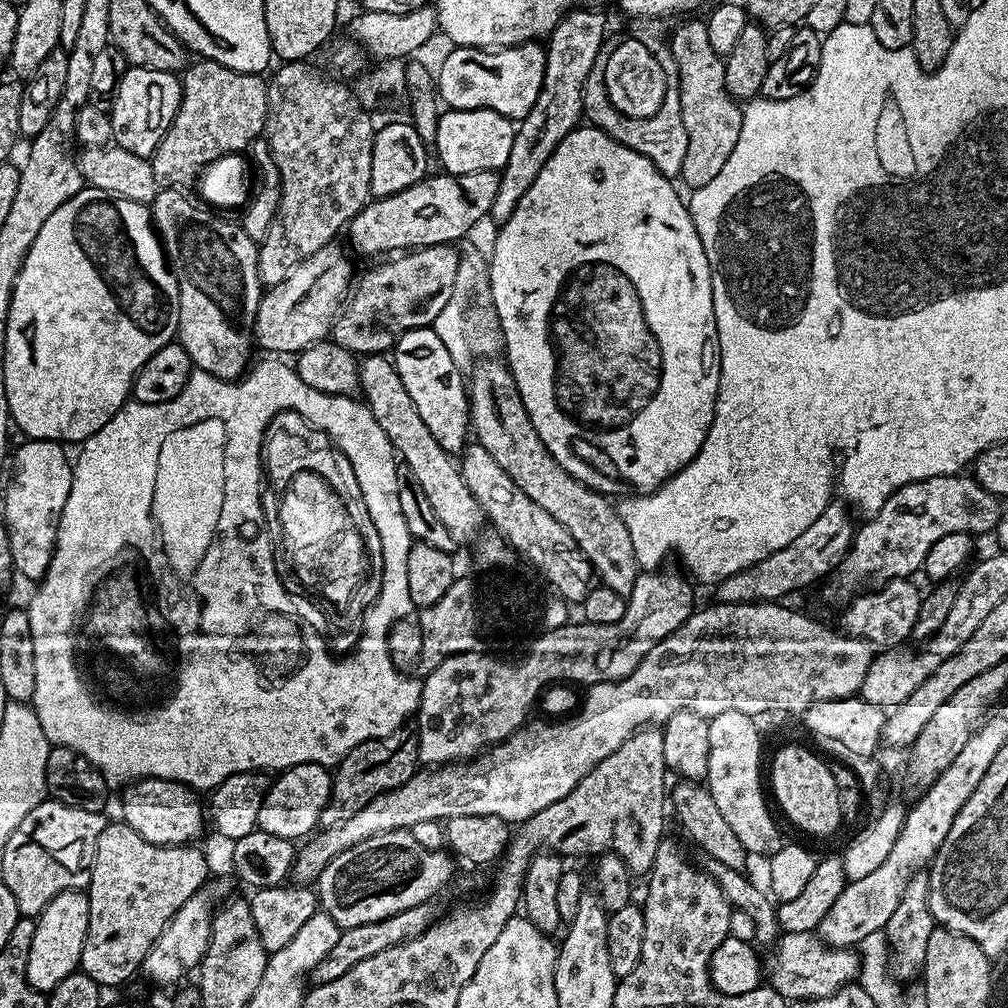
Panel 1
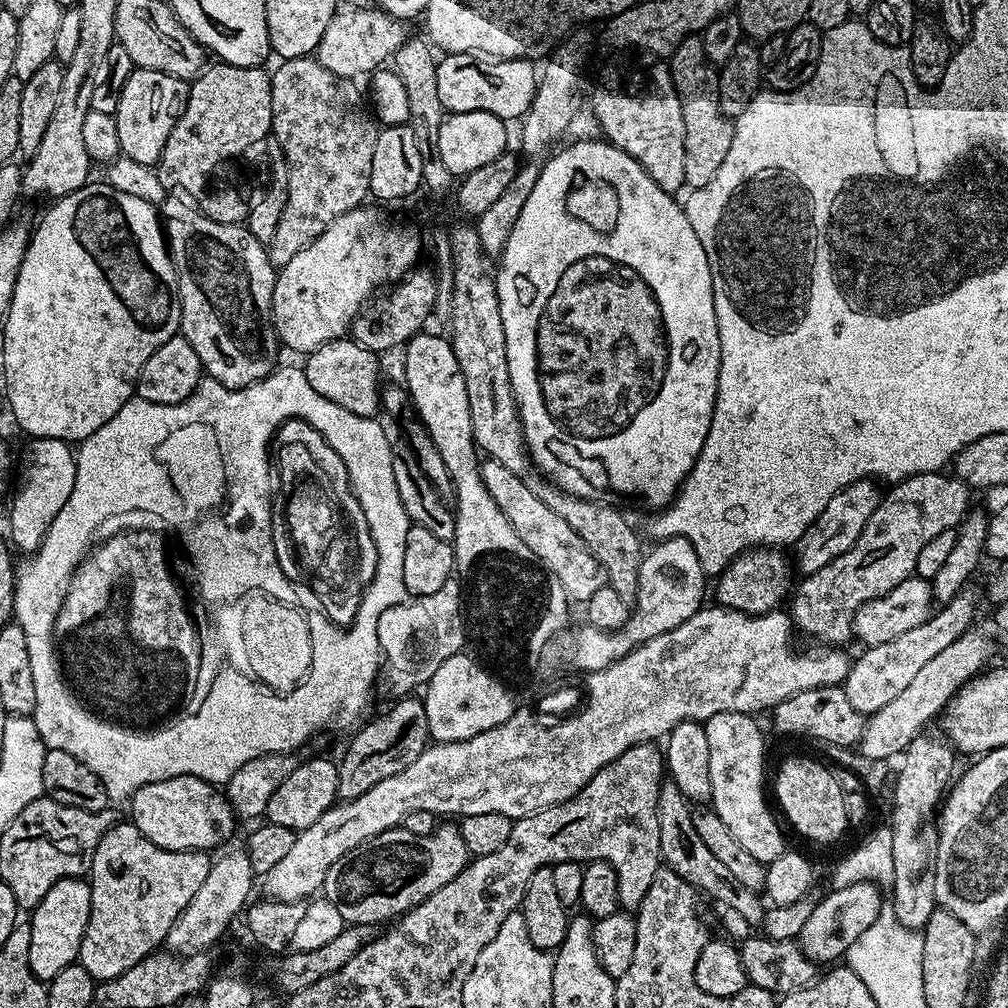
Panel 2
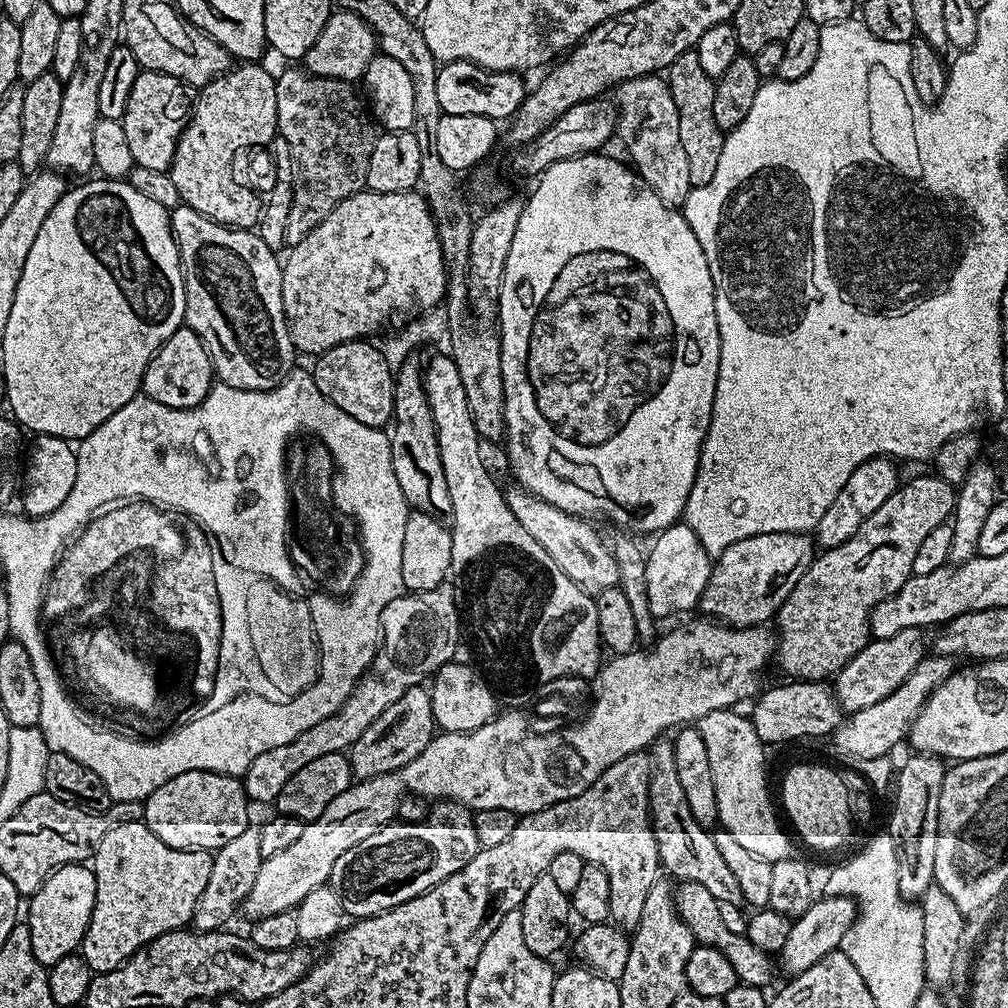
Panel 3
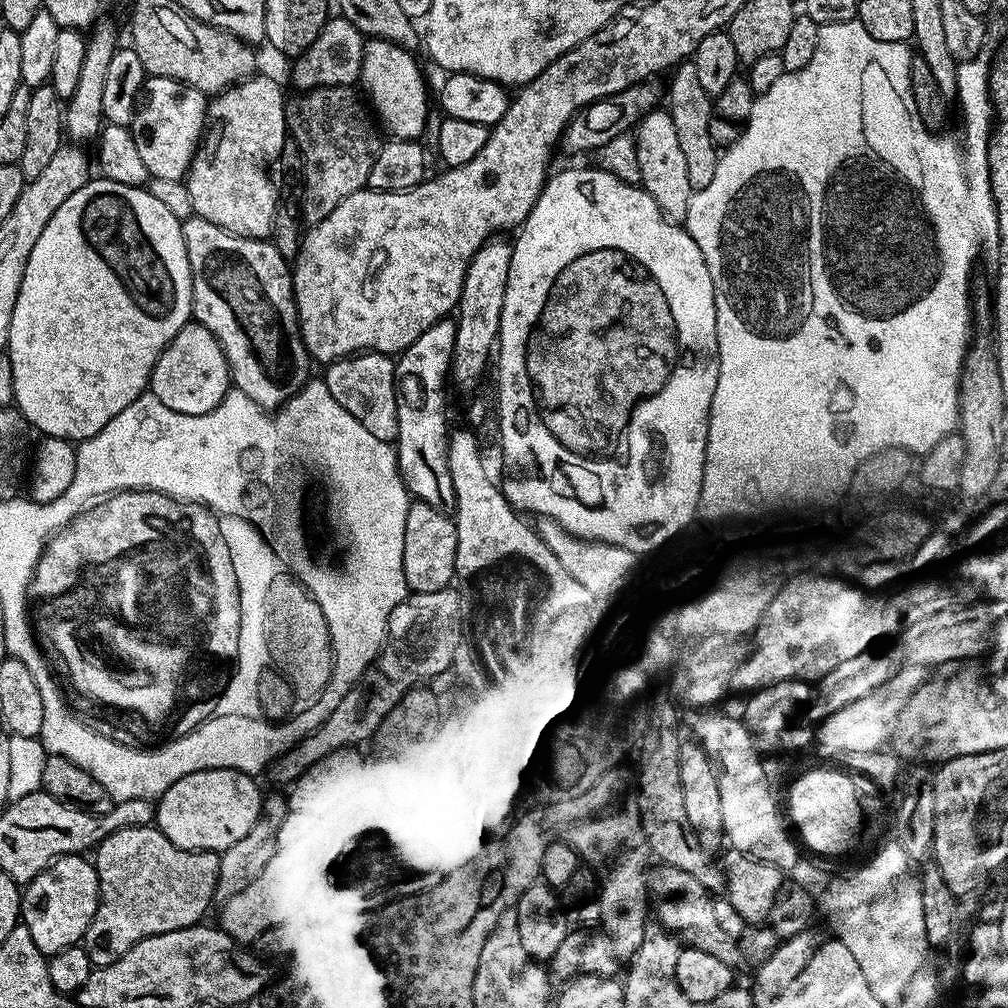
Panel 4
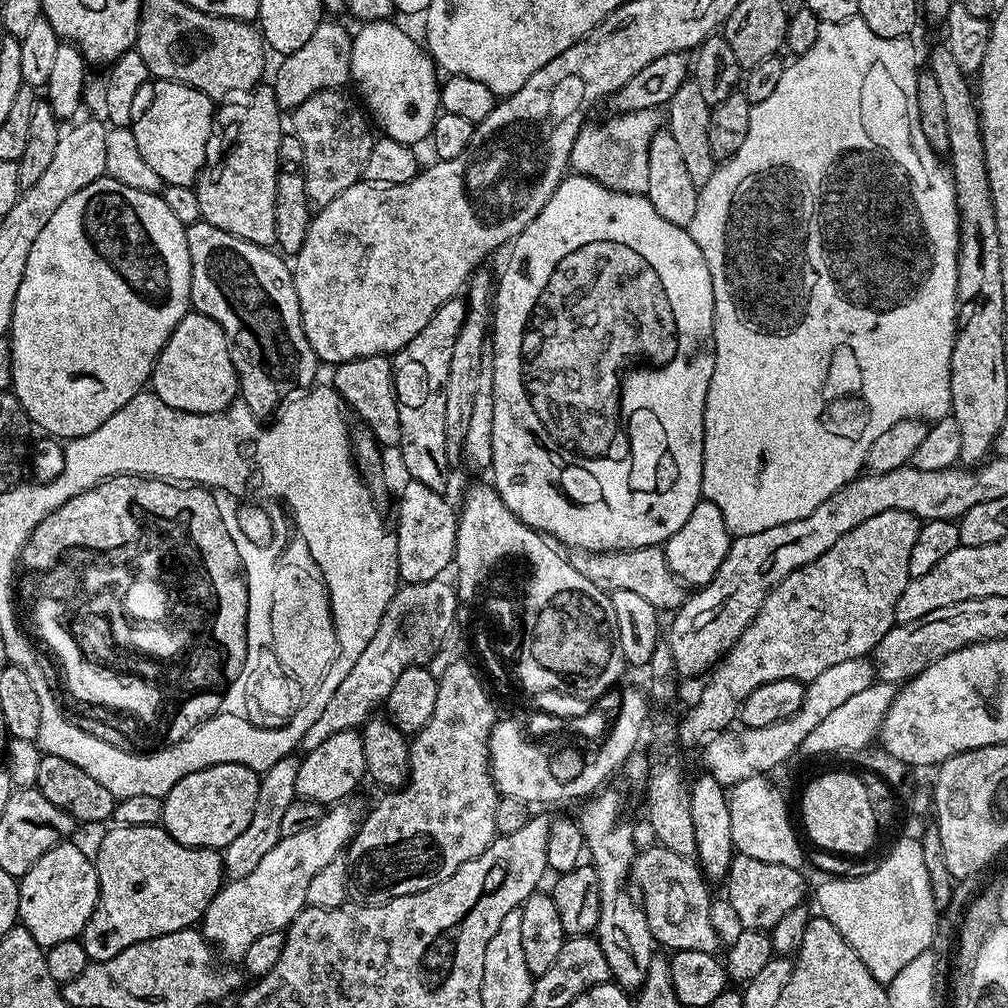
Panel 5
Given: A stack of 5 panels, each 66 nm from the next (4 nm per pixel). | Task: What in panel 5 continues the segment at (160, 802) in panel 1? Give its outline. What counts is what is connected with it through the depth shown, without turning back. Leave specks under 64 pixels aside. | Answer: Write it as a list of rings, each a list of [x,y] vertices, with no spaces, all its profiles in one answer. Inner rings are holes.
[[[219,764],[194,774],[186,774],[162,797],[164,801],[164,819],[162,827],[182,846],[191,848],[228,847],[254,818],[254,802],[258,802],[260,776],[250,766],[241,764]]]

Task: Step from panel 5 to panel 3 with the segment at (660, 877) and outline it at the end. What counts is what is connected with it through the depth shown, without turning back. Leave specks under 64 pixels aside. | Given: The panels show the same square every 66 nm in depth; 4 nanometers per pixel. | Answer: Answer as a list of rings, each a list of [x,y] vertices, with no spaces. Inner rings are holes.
[[[680,882],[675,885],[674,895],[676,912],[692,931],[697,945],[709,944],[711,948],[725,955],[730,961],[730,966],[734,966],[734,974],[741,985],[761,990],[767,989],[767,984],[772,980],[773,957],[767,952],[758,950],[758,946],[750,942],[747,934],[734,934],[734,930],[729,930],[723,924],[720,901],[714,898],[714,894],[707,892],[703,886],[698,886],[698,882]]]

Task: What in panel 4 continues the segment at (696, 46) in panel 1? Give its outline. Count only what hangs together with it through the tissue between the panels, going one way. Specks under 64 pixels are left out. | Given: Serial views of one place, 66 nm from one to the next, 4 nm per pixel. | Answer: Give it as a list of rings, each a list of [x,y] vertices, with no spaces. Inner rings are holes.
[[[691,62],[675,65],[671,73],[672,81],[666,84],[666,110],[674,118],[674,131],[678,133],[678,143],[682,145],[682,155],[686,158],[686,171],[690,174],[692,189],[710,186],[718,159],[718,146],[710,136],[713,97],[702,90],[696,67]],[[676,72],[676,73],[675,73]],[[668,100],[668,104],[667,104]]]

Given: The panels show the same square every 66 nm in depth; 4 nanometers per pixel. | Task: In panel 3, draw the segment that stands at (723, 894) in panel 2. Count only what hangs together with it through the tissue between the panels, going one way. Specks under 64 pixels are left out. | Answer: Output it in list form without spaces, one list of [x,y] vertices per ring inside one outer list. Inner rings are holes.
[[[661,738],[650,745],[652,757],[652,773],[648,797],[650,798],[650,814],[654,838],[658,842],[660,867],[669,877],[677,876],[680,882],[698,882],[707,892],[714,894],[720,902],[743,905],[742,890],[730,866],[722,859],[718,846],[714,846],[714,835],[694,818],[690,805],[686,802],[686,794],[682,791],[682,781],[678,778],[677,763],[674,762],[674,746],[671,739]]]

